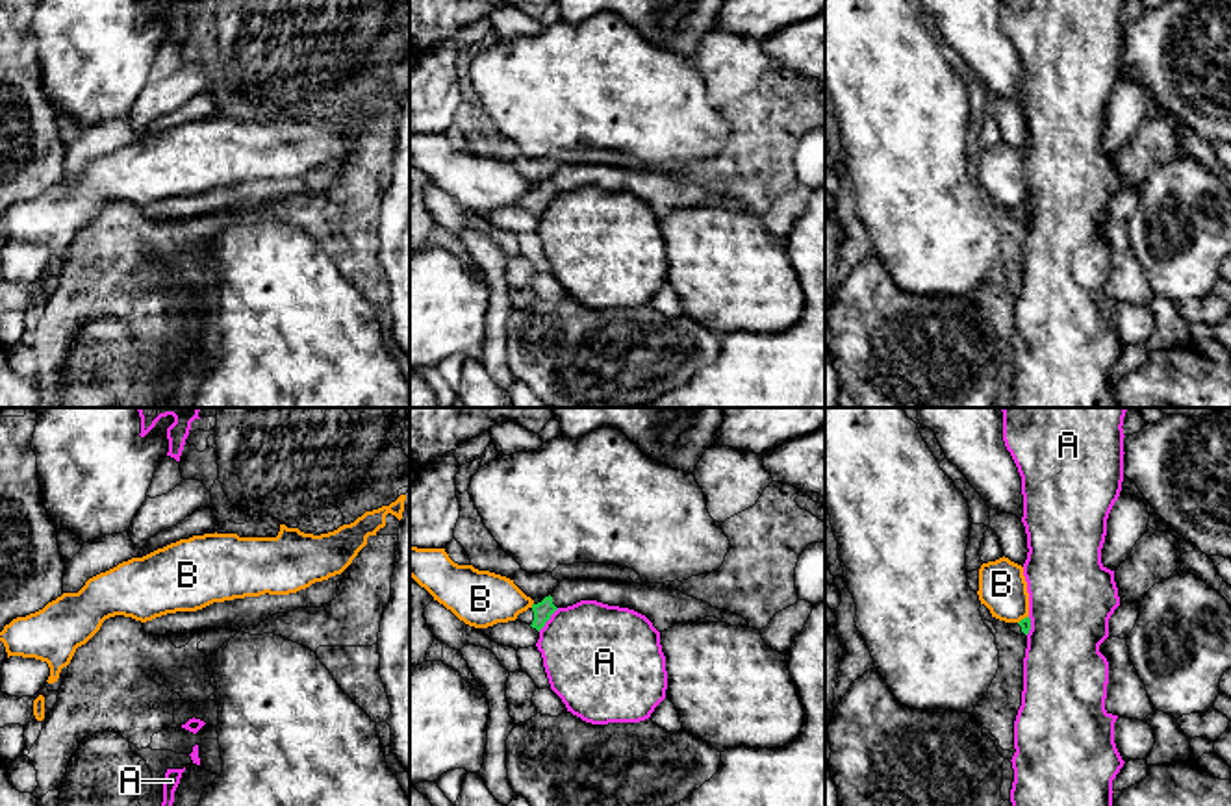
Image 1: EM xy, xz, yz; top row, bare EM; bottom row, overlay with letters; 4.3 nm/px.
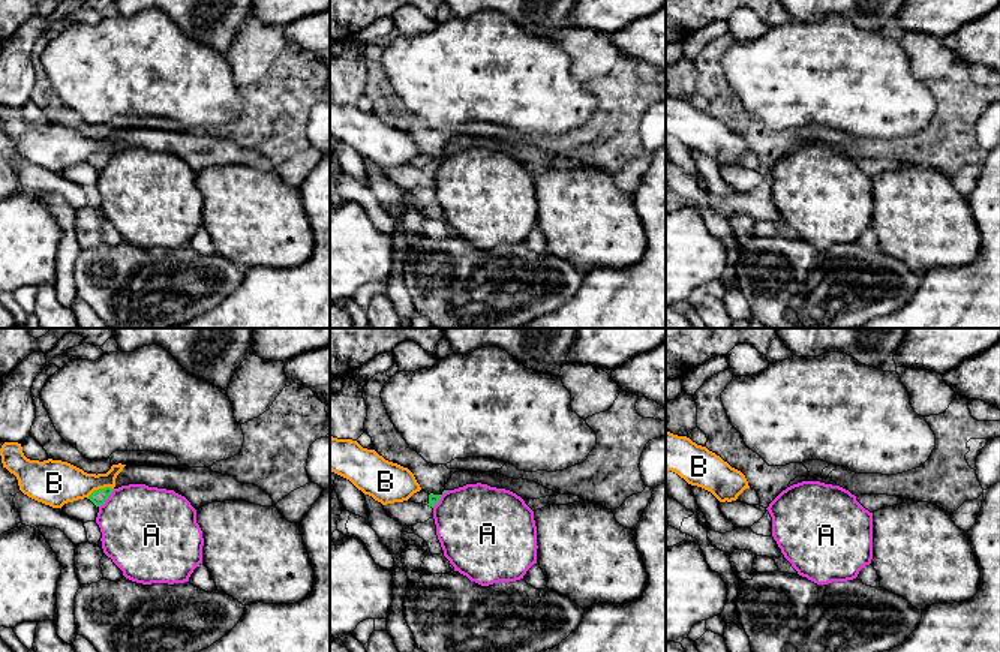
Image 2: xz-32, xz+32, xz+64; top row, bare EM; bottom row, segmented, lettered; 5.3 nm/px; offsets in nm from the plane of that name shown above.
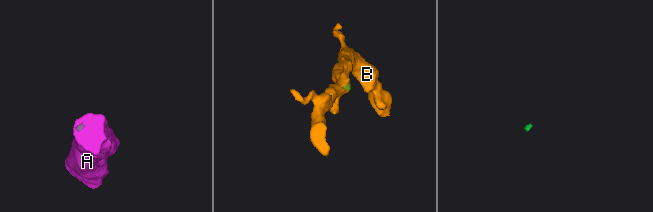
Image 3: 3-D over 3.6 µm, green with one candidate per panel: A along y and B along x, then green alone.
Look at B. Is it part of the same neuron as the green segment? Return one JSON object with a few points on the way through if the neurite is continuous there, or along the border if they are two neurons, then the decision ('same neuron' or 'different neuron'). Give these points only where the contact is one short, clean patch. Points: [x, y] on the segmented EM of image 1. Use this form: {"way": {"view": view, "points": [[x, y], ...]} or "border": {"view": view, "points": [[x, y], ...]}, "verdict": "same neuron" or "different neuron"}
{"border": {"view": "yz", "points": [[1027, 616], [1018, 623]]}, "verdict": "different neuron"}

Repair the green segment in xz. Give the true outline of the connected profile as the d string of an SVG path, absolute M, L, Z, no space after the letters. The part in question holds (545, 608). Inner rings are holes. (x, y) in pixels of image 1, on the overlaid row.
M562 580L549 597L519 613L515 621L527 623L539 632L558 608L567 608L580 600L597 600L608 606L634 610L645 615L658 632L679 623L697 623L704 617L716 617L730 626L749 628L749 623L742 615L712 608L664 584L608 580Z

